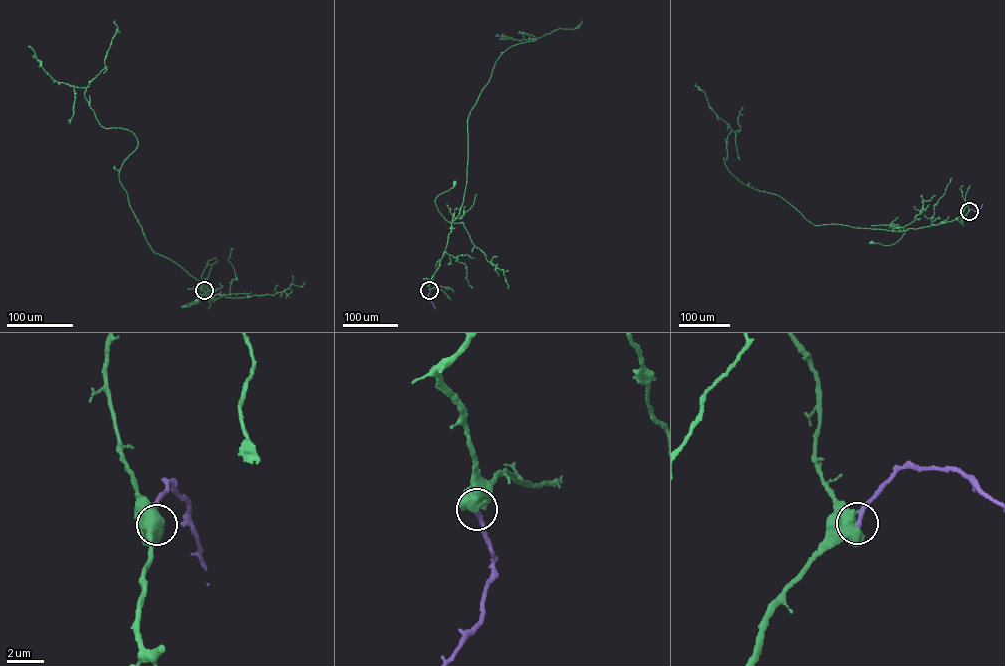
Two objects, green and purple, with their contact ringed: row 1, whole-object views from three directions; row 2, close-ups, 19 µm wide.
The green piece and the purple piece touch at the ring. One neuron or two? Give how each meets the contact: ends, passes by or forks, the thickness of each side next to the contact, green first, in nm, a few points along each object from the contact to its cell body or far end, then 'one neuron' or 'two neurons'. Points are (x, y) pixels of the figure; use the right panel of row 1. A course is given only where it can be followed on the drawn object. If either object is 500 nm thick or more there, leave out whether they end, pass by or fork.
850 nm thick on the green side, 280 nm on the other; green runs (969, 211), (952, 221), (905, 230), (892, 244), (871, 242); purple runs (969, 210), (977, 212), (982, 204); one neuron

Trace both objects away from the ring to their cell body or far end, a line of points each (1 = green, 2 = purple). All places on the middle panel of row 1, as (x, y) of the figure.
1: (429, 290), (452, 228), (438, 210), (435, 199), (454, 184)
2: (429, 290), (428, 298), (435, 308)

